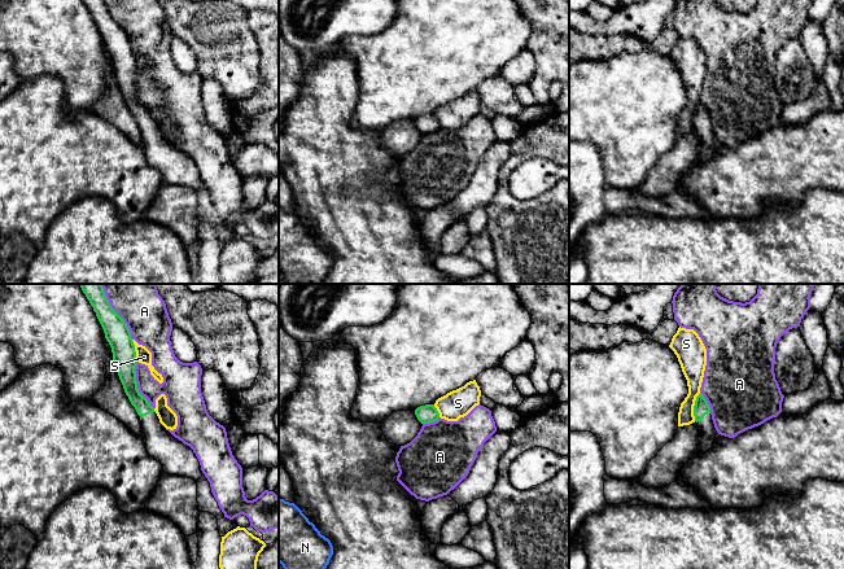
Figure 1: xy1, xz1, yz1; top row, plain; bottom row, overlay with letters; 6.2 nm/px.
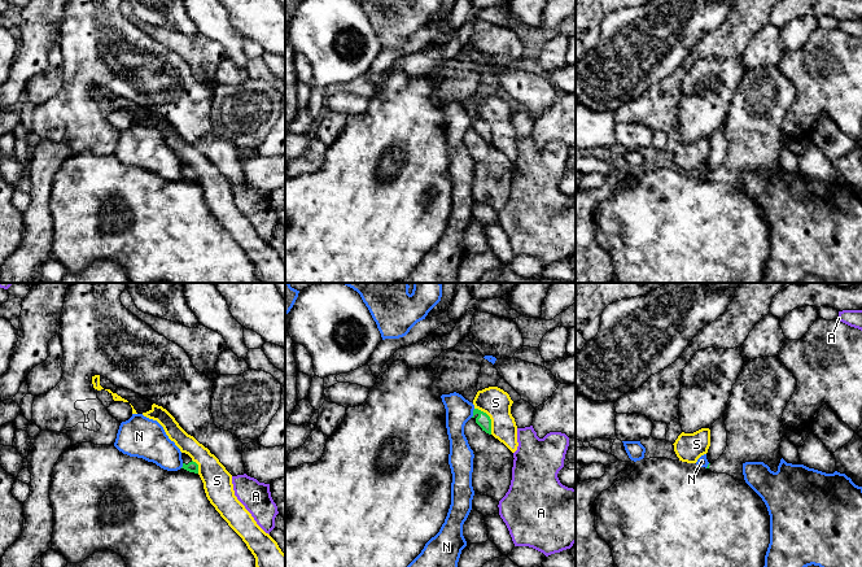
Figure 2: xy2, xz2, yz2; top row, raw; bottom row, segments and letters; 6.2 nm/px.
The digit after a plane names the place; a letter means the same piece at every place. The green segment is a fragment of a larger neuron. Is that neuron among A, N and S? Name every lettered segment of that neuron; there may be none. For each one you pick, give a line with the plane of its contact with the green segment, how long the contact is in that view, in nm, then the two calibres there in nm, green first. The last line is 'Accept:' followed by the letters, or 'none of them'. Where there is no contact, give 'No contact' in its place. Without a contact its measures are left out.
Accept: none of them

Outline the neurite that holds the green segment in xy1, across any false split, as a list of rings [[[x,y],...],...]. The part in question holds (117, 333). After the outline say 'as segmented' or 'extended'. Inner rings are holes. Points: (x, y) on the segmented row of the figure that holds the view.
[[[80,284],[80,288],[93,307],[111,347],[124,393],[140,416],[148,454],[161,463],[163,473],[200,480],[202,470],[193,450],[159,423],[154,407],[137,389],[135,372],[137,358],[127,324],[110,306],[101,284]]] | extended

